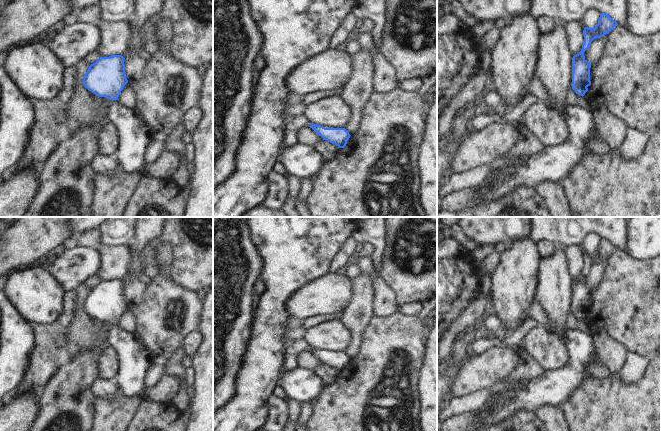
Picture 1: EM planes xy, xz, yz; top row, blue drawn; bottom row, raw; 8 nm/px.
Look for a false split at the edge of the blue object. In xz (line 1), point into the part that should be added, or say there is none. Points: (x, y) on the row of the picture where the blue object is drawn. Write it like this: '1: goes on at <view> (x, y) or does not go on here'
1: does not go on here

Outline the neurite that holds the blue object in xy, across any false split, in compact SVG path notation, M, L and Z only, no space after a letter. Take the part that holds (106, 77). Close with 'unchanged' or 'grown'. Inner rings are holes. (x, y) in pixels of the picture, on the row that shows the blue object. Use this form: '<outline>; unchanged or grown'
M122 55L100 57L89 66L83 84L96 96L112 101L106 115L118 131L118 148L114 155L118 165L127 172L141 172L145 149L154 135L136 112L118 101L128 83L124 61Z; grown

